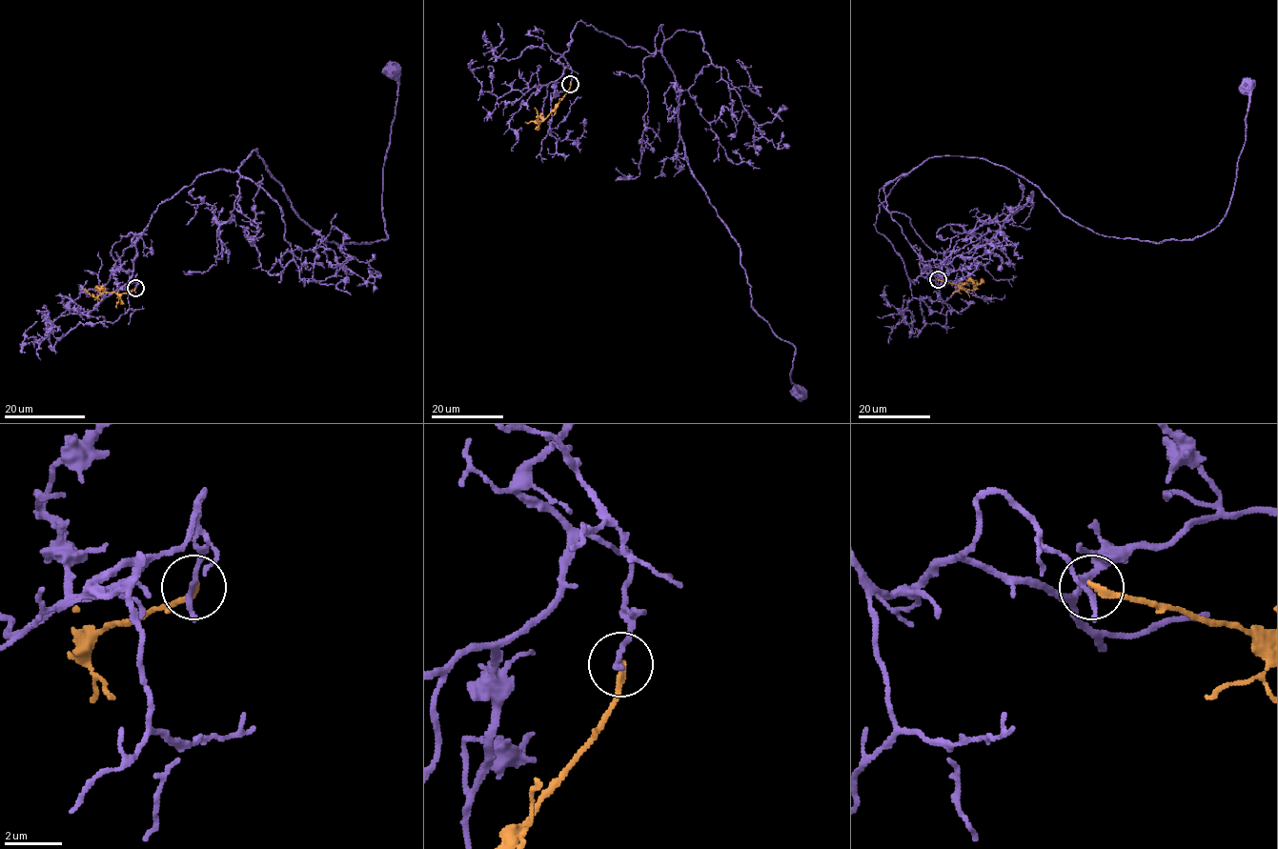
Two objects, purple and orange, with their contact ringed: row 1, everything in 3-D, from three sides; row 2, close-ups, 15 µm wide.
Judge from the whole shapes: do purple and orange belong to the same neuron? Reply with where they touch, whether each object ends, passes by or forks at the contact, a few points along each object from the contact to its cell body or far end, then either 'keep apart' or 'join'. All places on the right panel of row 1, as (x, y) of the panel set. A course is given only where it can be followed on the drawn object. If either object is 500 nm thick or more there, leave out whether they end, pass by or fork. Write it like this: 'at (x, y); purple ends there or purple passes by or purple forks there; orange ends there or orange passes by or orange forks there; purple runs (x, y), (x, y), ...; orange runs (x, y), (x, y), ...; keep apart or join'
at (938, 279); purple ends there; orange ends there; purple runs (937, 279), (912, 280), (875, 227), (901, 175), (976, 156), (1099, 234), (1190, 240), (1230, 202), (1246, 86); orange runs (938, 279), (957, 285), (976, 285), (972, 290), (962, 290); keep apart

